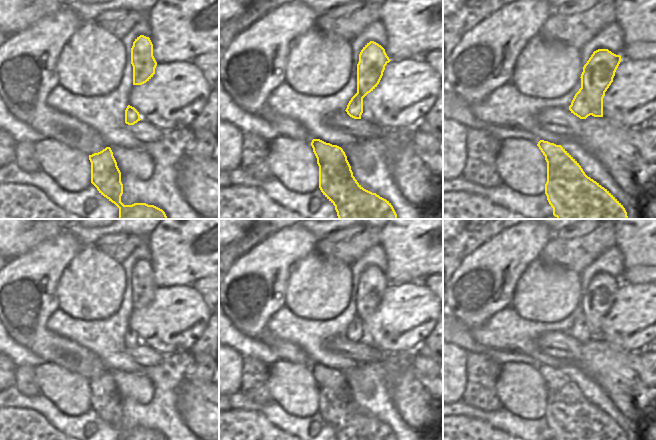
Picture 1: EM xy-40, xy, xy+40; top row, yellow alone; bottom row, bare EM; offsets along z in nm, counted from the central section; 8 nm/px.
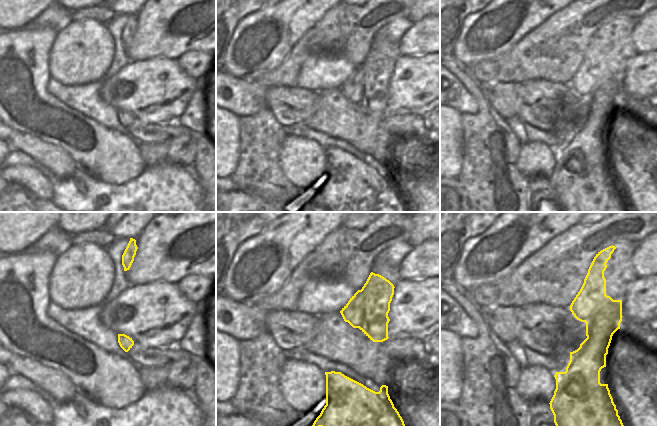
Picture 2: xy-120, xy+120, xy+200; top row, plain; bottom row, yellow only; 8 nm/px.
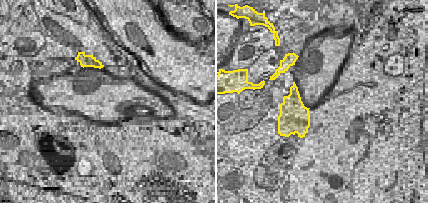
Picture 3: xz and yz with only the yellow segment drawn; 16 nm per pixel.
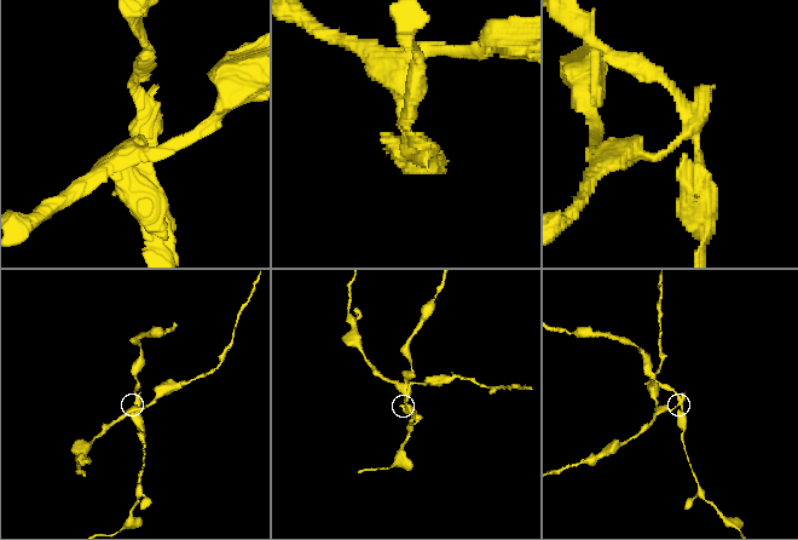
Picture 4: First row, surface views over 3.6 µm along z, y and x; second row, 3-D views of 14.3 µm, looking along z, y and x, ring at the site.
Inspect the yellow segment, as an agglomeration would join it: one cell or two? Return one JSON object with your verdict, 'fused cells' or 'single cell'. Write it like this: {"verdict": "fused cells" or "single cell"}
{"verdict": "fused cells"}

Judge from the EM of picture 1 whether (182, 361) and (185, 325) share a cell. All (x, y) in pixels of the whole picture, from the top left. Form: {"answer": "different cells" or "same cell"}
{"answer": "different cells"}

